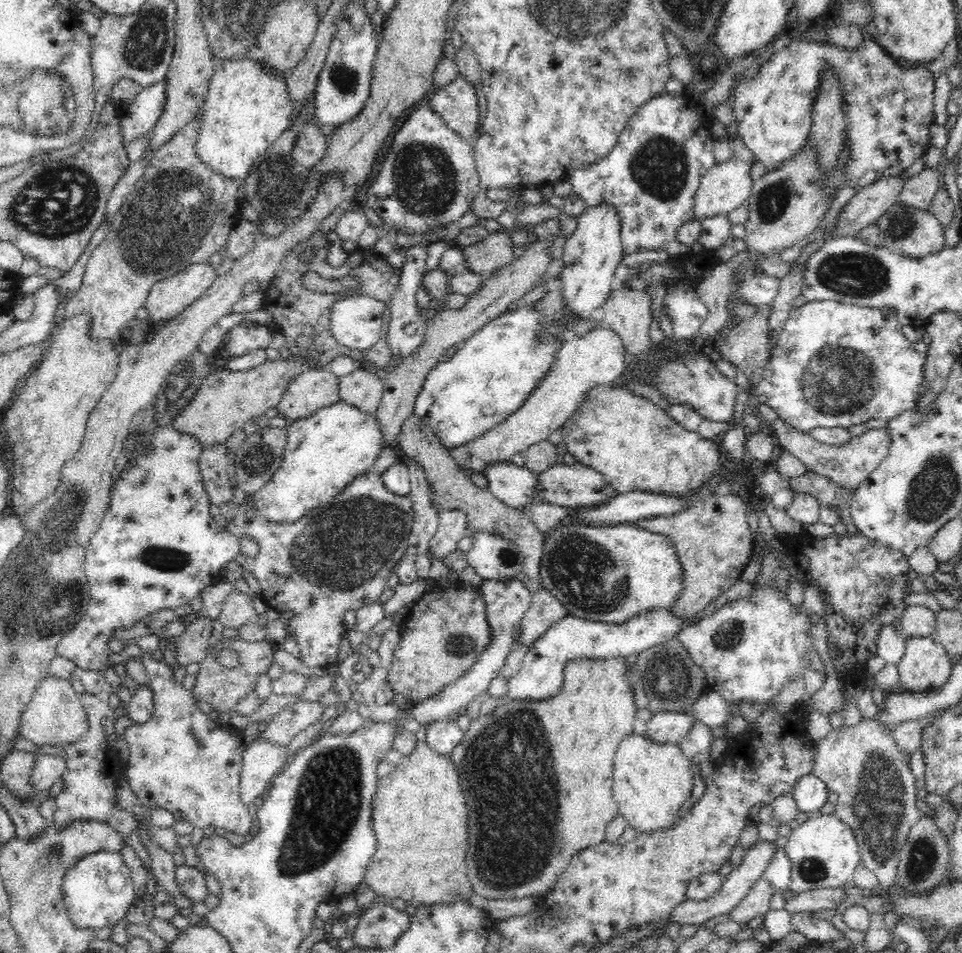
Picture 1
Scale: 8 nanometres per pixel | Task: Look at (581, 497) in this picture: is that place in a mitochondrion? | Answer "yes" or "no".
no

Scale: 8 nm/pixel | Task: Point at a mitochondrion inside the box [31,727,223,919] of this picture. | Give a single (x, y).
(54, 853)

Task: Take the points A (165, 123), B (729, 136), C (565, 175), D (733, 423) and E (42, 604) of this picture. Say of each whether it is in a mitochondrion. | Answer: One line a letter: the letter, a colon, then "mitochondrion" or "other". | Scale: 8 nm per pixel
A: other
B: other
C: other
D: other
E: mitochondrion

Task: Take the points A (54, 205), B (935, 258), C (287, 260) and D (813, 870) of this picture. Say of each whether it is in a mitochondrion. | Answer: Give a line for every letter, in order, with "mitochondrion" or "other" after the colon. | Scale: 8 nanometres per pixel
A: mitochondrion
B: other
C: other
D: mitochondrion

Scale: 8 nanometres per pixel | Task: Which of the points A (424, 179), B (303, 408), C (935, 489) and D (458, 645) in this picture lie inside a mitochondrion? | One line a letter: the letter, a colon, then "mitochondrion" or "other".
A: mitochondrion
B: other
C: mitochondrion
D: mitochondrion

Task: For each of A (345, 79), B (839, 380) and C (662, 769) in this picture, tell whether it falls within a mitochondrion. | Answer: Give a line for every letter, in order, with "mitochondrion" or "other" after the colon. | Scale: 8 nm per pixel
A: mitochondrion
B: mitochondrion
C: other

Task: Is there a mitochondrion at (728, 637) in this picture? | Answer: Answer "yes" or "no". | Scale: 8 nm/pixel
yes

